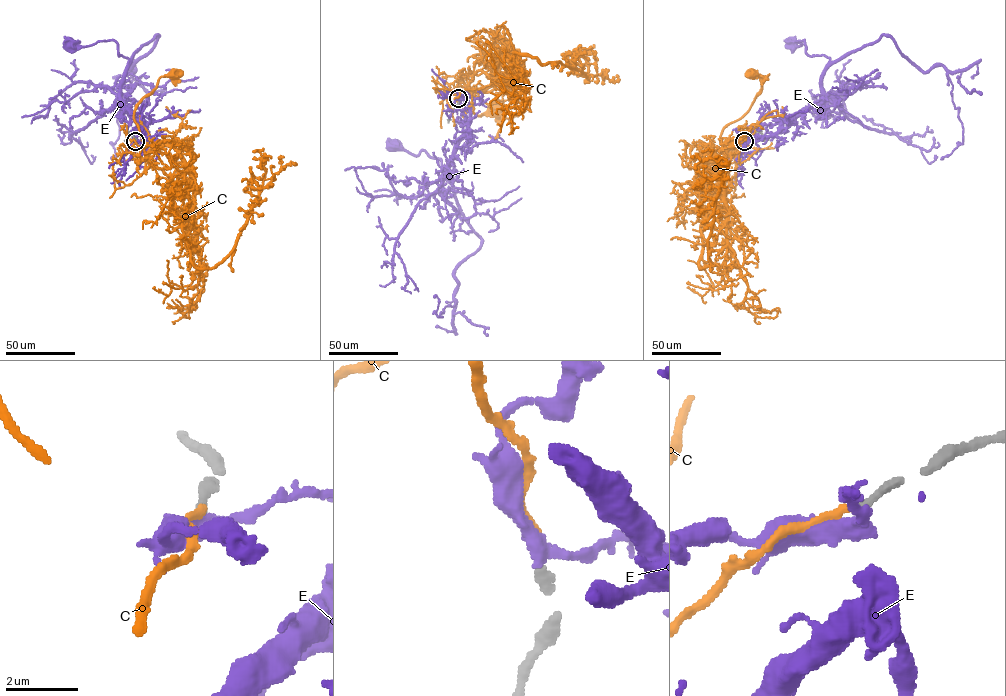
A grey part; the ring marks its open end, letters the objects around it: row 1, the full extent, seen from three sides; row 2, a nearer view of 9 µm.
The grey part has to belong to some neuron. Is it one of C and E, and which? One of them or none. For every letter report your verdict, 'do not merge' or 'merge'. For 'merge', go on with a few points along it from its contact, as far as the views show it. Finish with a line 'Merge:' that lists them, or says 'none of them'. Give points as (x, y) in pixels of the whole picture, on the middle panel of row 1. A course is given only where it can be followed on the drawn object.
C: merge | via (458, 98), (452, 83), (472, 76), (468, 86), (466, 74), (459, 84), (457, 102), (478, 115), (496, 105)
E: do not merge
Merge: C

